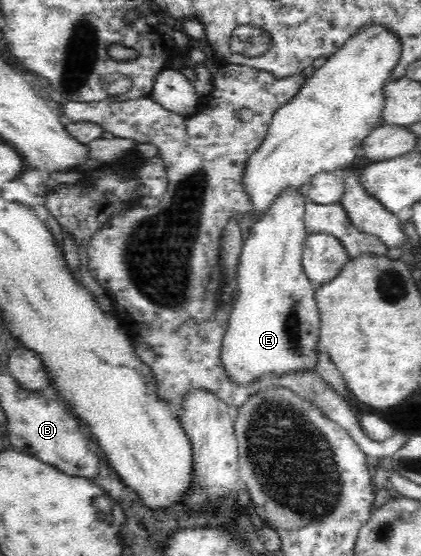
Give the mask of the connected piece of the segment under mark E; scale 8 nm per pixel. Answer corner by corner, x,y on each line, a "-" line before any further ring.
284,189
276,201
270,208
253,224
251,231
246,236
246,241
243,242
241,253
239,256
239,266
237,268
237,294
238,297
232,302
232,310
228,316
228,330
226,330
223,346
221,349
221,362
225,367
228,379
240,385
249,385
254,379
261,377
264,374
292,374
292,372
304,372
304,370
315,370
316,362
318,362
319,340
320,340
320,317
318,305
315,297
316,285
308,278
302,266
302,258
305,246
306,237
310,234
306,230
305,225
305,204
306,196
300,193
300,189

